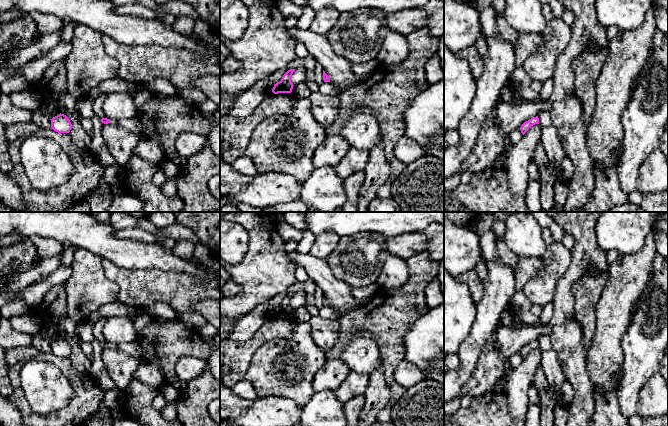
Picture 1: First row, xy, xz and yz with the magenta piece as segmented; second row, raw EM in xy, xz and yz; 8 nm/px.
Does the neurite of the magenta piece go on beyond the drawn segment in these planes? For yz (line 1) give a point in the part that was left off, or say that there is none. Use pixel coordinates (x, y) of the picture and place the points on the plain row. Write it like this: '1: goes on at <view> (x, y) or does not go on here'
1: does not go on here

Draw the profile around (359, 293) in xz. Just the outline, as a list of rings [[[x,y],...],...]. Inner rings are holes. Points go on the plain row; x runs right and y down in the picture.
[[[372,284],[366,287],[350,287],[350,292],[355,300],[370,300],[379,287],[376,284]]]

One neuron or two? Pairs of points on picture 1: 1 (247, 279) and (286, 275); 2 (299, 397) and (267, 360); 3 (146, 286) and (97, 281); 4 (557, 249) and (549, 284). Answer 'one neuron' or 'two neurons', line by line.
1: one neuron
2: one neuron
3: two neurons
4: one neuron

